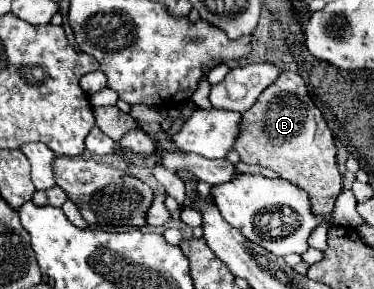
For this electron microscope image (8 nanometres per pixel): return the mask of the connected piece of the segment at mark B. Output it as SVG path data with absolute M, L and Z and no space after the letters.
M281 73L277 81L259 95L259 101L243 113L241 131L233 149L243 163L271 169L279 177L307 189L317 213L331 213L335 209L335 201L343 191L343 179L335 165L333 135L297 73Z

